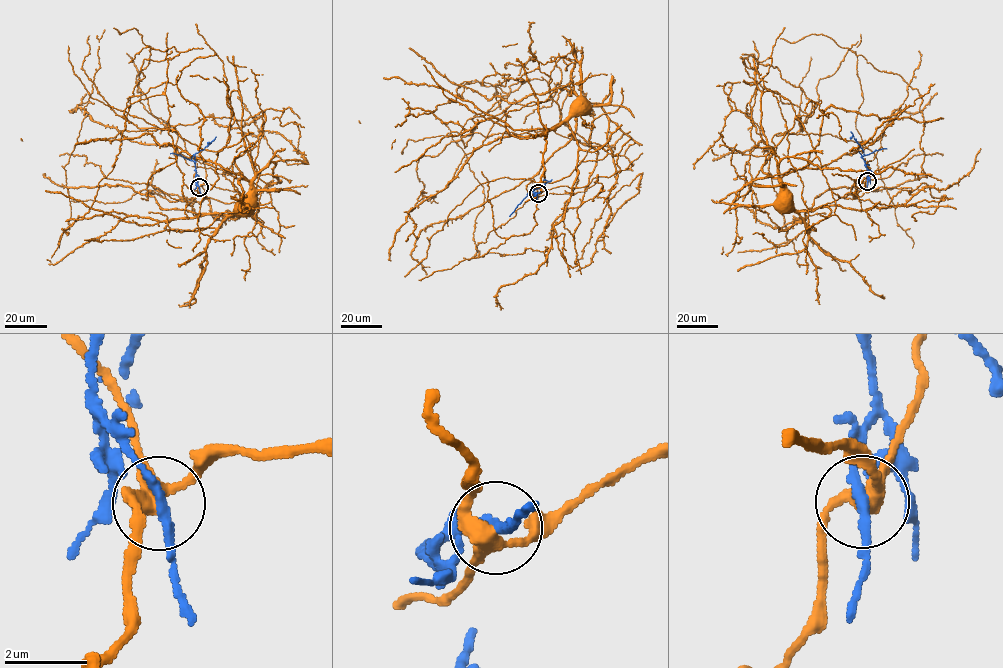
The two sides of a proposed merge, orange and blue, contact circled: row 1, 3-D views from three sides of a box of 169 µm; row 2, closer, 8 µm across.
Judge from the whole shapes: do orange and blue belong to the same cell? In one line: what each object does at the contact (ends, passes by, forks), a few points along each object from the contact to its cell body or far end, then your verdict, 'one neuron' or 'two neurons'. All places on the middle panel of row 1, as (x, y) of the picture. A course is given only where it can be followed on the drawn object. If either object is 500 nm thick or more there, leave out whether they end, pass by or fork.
orange forks; blue passes by; course orange (538, 193), (537, 183), (607, 153), (561, 123), (548, 92), (563, 87), (579, 100); course blue (538, 193), (535, 194), (532, 189), (529, 192), (548, 181), (543, 180); two neurons

